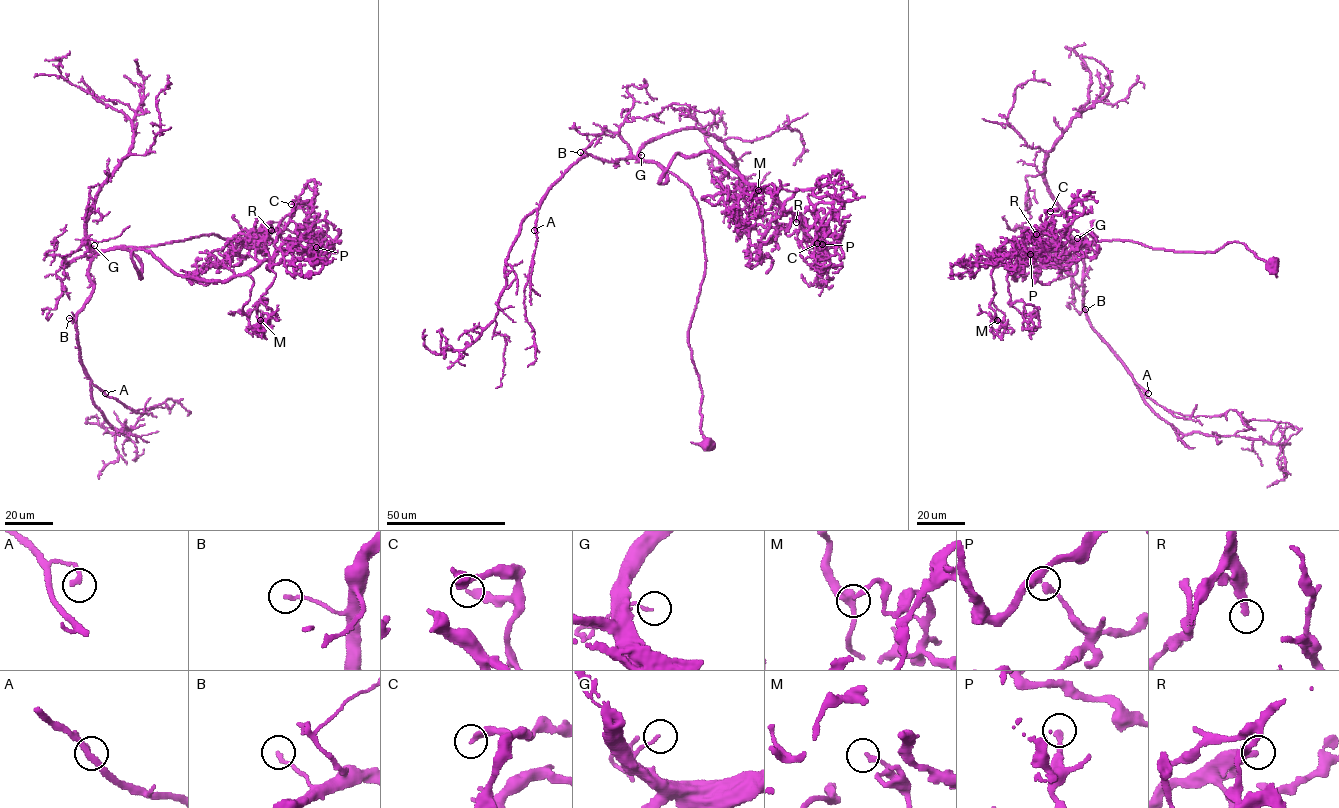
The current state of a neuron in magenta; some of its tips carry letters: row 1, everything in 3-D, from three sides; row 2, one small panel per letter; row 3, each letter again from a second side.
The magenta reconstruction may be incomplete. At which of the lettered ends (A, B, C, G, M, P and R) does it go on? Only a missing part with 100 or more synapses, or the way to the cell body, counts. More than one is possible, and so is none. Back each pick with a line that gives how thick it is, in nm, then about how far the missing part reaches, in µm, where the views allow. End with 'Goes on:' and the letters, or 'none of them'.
R: calibre 280 nm; missing 70 µm
Goes on: R

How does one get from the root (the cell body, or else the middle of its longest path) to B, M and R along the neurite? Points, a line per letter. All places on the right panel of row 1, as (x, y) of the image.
B: (1273, 265), (1236, 242), (1204, 253), (1155, 249), (1123, 240), (1072, 242), (1079, 244), (1082, 254), (1085, 309)
M: (1273, 265), (1236, 242), (1078, 241), (1067, 274), (1041, 244), (1015, 279), (1023, 263), (993, 269), (997, 320)
R: (1273, 265), (1236, 242), (1204, 253), (1078, 241), (1073, 274), (1047, 243), (1014, 279), (1036, 234)

